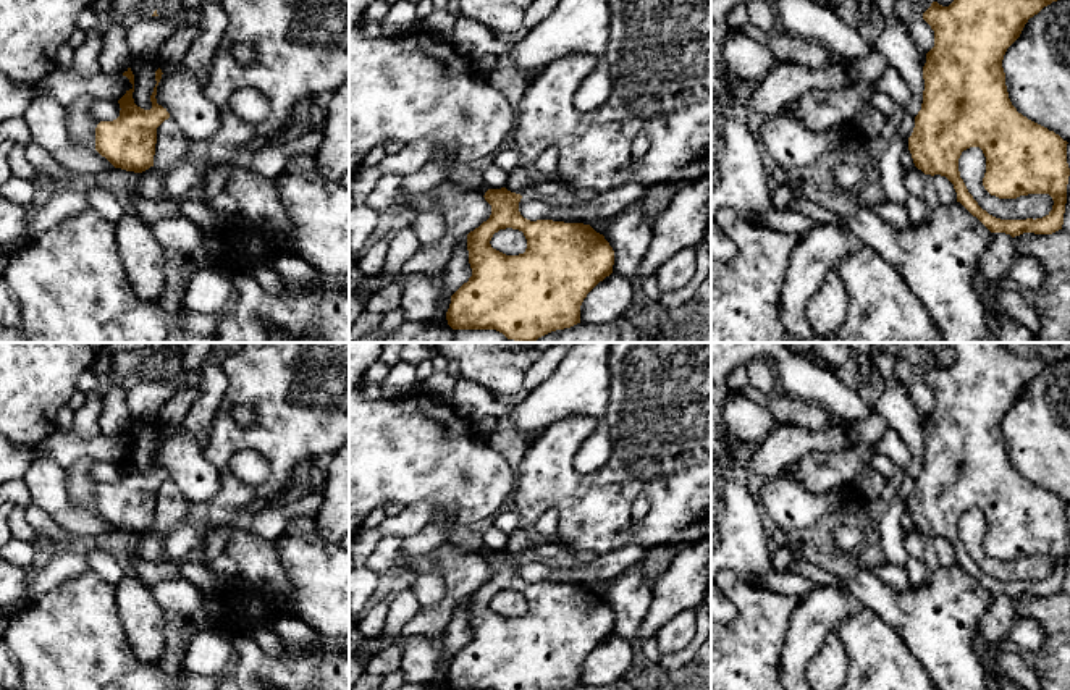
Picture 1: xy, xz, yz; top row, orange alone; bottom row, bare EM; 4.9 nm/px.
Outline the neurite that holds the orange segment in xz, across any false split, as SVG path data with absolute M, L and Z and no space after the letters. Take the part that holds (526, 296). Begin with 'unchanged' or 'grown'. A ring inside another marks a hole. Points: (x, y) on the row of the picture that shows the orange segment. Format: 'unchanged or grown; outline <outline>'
unchanged; outline M506 187L488 189L485 200L491 205L491 215L478 228L467 234L469 263L472 276L453 296L446 312L448 325L453 330L496 330L508 339L535 343L538 338L571 328L580 323L580 305L587 294L606 276L613 273L614 250L603 234L590 225L564 223L553 220L530 221L519 212L520 194ZM499 229L519 229L527 239L527 249L519 255L506 255L491 247L490 241Z

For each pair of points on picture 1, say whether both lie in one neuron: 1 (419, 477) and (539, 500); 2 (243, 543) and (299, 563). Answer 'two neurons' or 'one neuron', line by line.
1: two neurons
2: two neurons

